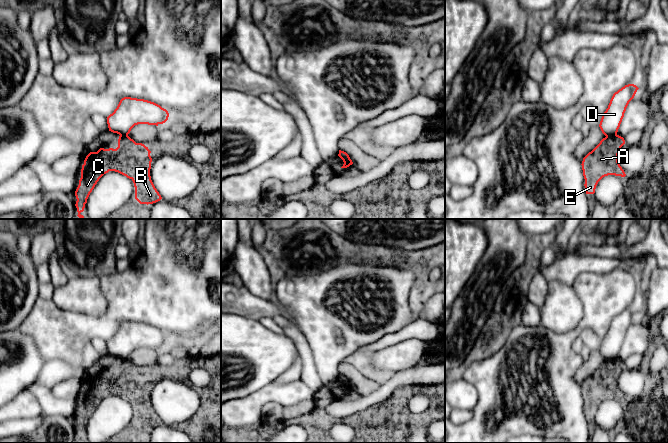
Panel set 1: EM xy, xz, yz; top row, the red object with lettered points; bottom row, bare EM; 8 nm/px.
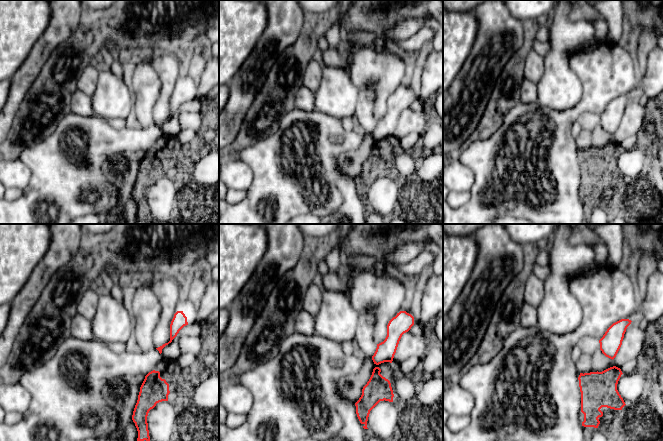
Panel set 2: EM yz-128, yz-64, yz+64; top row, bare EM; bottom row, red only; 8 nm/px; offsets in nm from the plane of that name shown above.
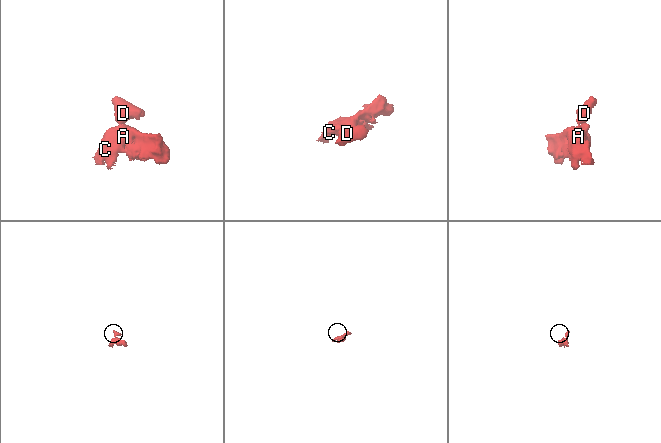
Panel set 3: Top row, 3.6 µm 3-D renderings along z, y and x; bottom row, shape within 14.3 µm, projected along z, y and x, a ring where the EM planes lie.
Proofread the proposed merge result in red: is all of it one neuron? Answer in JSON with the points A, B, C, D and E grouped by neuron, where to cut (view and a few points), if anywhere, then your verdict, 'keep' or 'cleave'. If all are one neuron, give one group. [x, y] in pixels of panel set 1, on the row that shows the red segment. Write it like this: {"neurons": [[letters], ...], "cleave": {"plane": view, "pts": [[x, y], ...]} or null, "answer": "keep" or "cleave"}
{"neurons": [["A", "B", "C", "E"], ["D"]], "cleave": {"plane": "yz", "pts": [[616, 133], [606, 137]]}, "answer": "cleave"}

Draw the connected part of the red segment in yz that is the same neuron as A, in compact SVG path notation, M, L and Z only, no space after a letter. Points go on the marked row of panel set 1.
M610 135L589 152L582 161L586 194L594 194L598 182L605 176L625 177L626 174L618 162L618 154L625 144L623 137Z

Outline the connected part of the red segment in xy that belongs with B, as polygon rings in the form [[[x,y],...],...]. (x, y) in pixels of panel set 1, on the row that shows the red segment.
[[[120,135],[118,139],[118,147],[116,149],[100,148],[97,152],[90,152],[82,165],[81,178],[79,180],[79,185],[75,191],[76,196],[76,208],[79,218],[84,218],[80,213],[84,211],[87,199],[94,189],[95,185],[99,179],[109,171],[118,172],[127,178],[131,179],[135,187],[135,199],[140,204],[153,204],[162,199],[161,195],[155,188],[151,176],[151,162],[152,158],[150,156],[151,151],[142,143],[136,143],[128,135]]]

